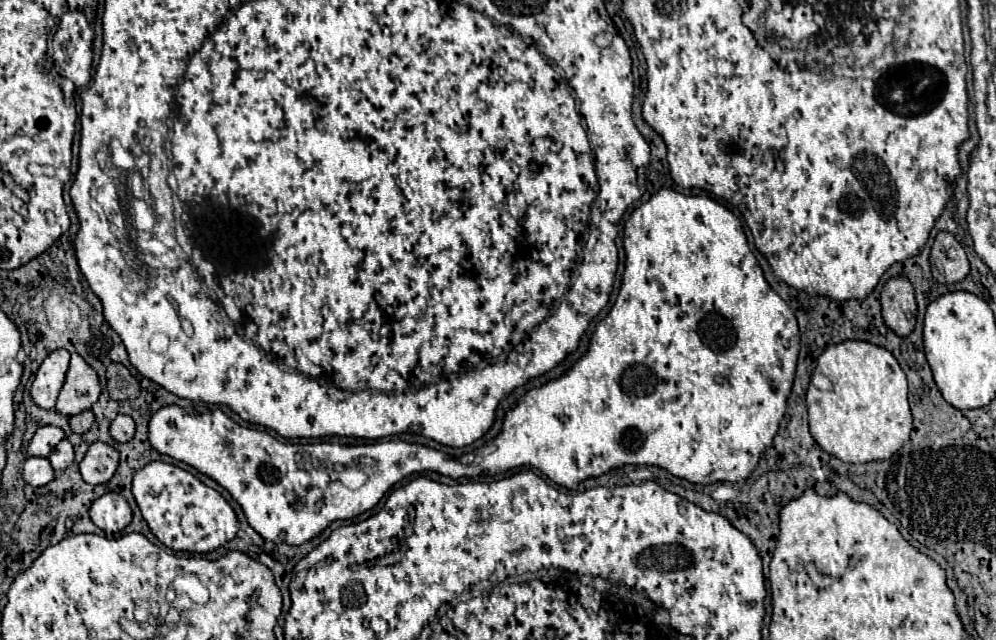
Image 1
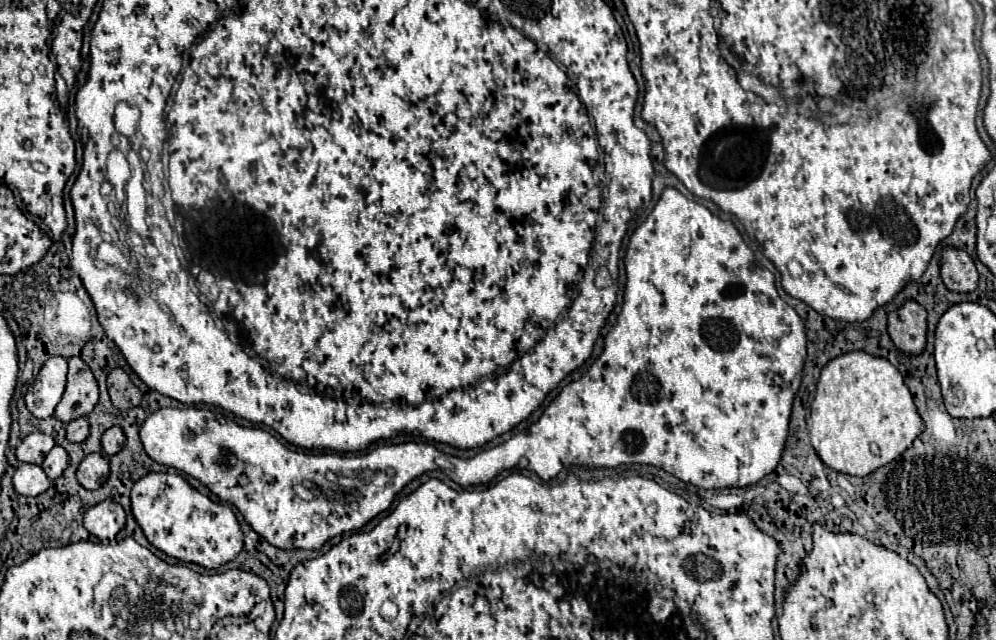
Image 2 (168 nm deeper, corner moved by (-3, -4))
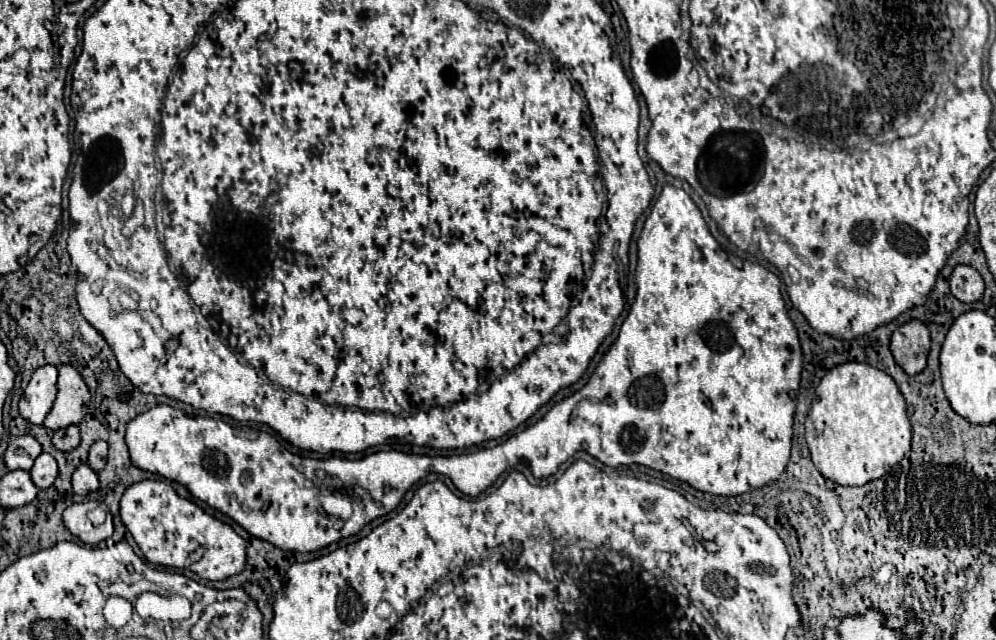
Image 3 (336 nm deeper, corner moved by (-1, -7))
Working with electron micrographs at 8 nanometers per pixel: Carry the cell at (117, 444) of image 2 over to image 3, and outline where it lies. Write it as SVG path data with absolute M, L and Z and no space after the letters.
M104 440L94 442L90 448L90 454L88 454L88 466L94 472L100 472L106 466L106 456L108 456L108 444Z

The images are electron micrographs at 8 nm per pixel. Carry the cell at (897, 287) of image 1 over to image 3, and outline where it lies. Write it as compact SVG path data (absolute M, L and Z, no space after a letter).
M910 320L892 334L890 352L908 376L920 374L930 352L930 330L920 320Z

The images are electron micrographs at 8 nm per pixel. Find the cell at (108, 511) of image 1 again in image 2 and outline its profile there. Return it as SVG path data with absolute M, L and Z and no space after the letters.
M106 499L90 507L84 515L84 527L98 539L114 539L126 525L126 513L122 505Z

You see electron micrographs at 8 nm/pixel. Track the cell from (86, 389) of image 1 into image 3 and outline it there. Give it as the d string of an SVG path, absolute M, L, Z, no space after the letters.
M64 364L58 368L56 388L58 388L58 394L56 394L54 406L44 420L44 426L50 430L60 430L60 428L78 424L82 416L86 416L86 408L90 402L90 392L82 376L70 364Z

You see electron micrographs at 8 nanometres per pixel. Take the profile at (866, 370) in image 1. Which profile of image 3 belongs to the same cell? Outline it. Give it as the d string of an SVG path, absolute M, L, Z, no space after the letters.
M846 362L838 368L832 368L820 380L814 402L806 416L806 442L810 448L812 462L824 478L840 486L864 486L870 480L878 480L902 460L902 456L910 450L910 440L912 426L908 422L904 396L886 372L870 364Z

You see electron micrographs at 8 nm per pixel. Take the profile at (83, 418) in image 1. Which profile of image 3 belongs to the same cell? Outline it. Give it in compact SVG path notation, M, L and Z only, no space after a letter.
M70 426L70 428L58 430L52 436L52 444L60 452L72 452L78 446L78 442L80 442L80 430L78 430L78 426Z

